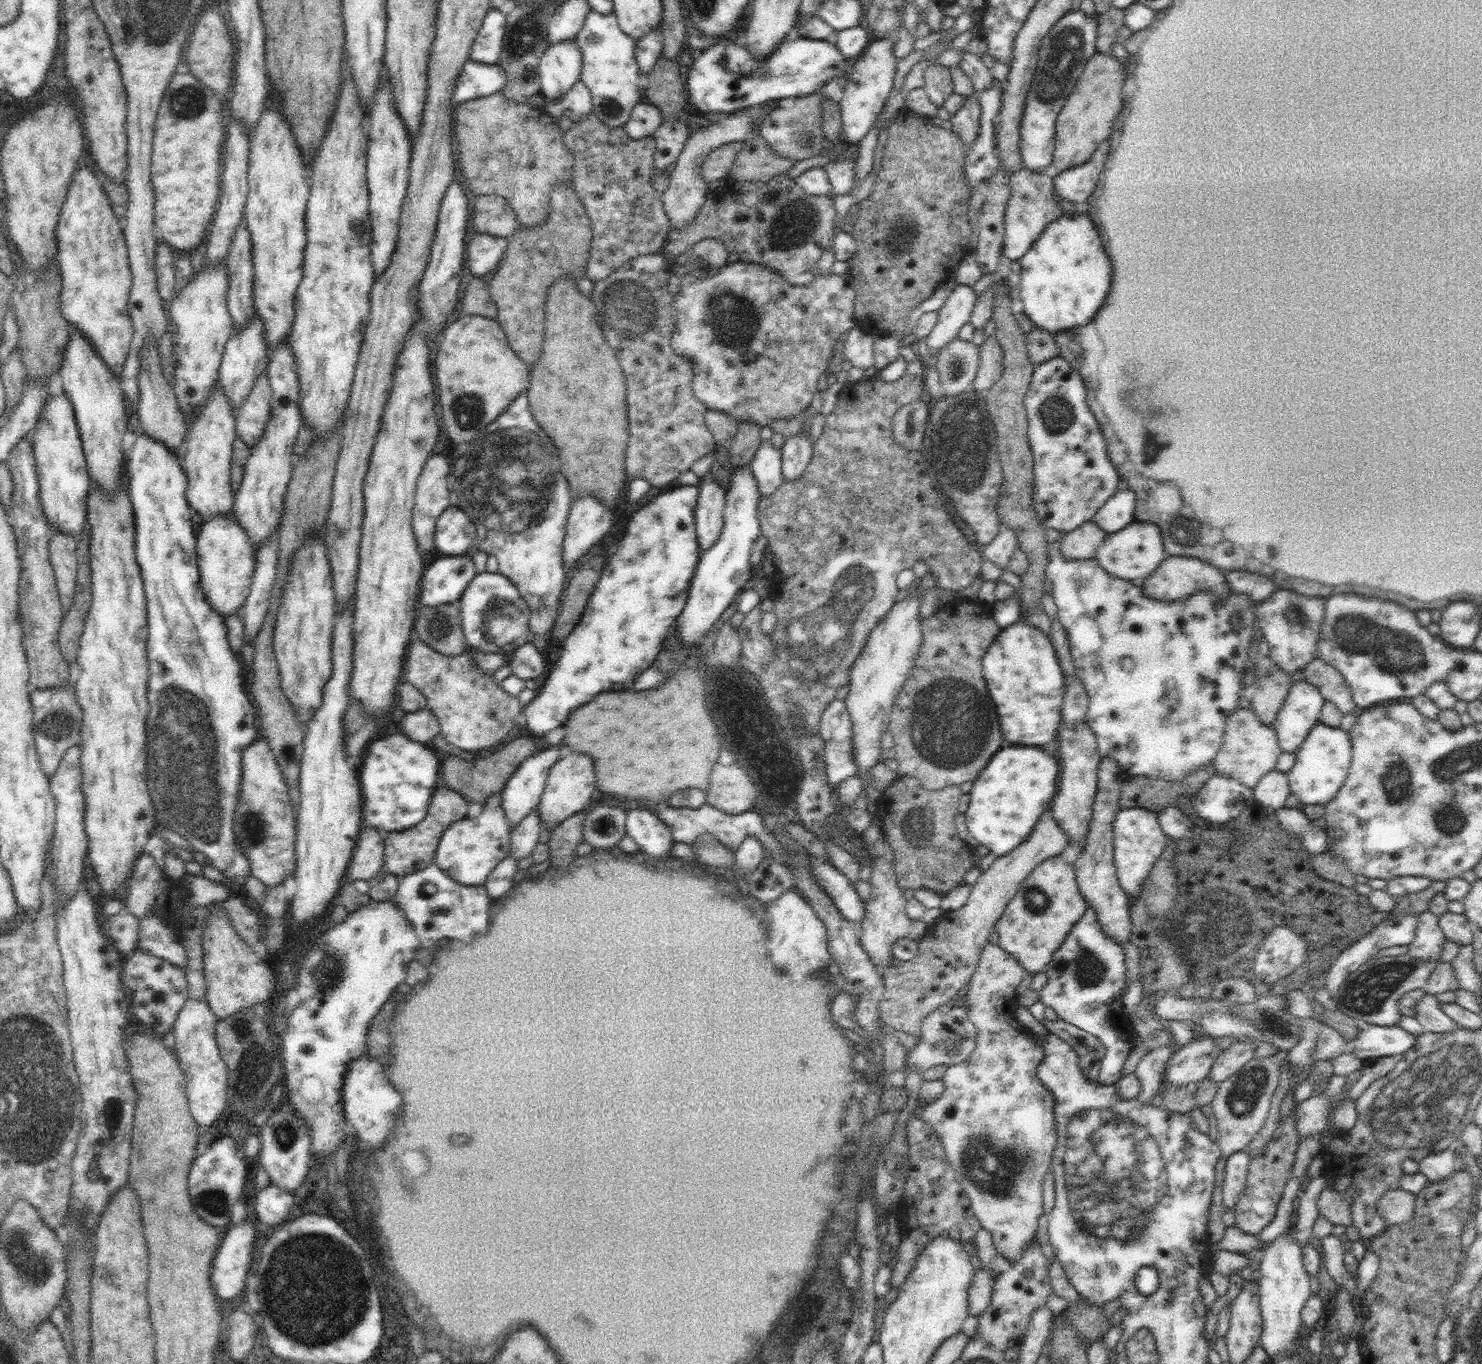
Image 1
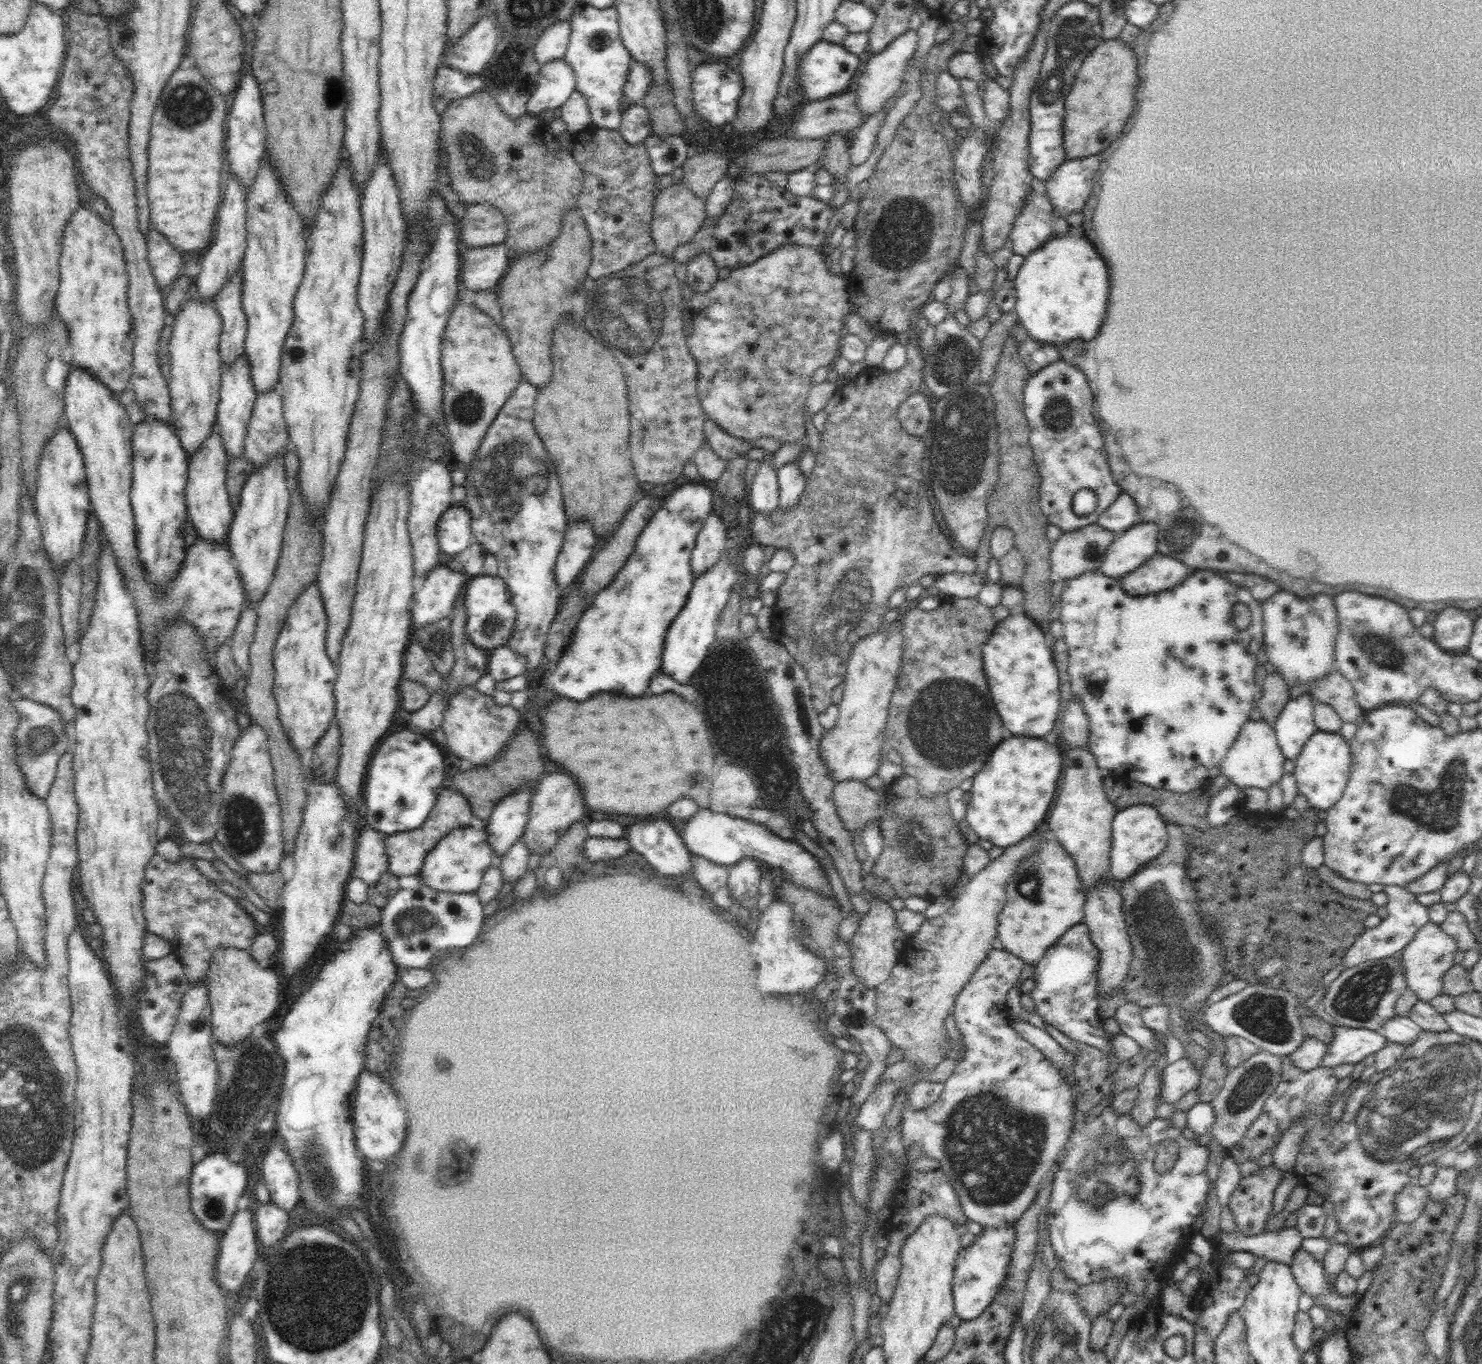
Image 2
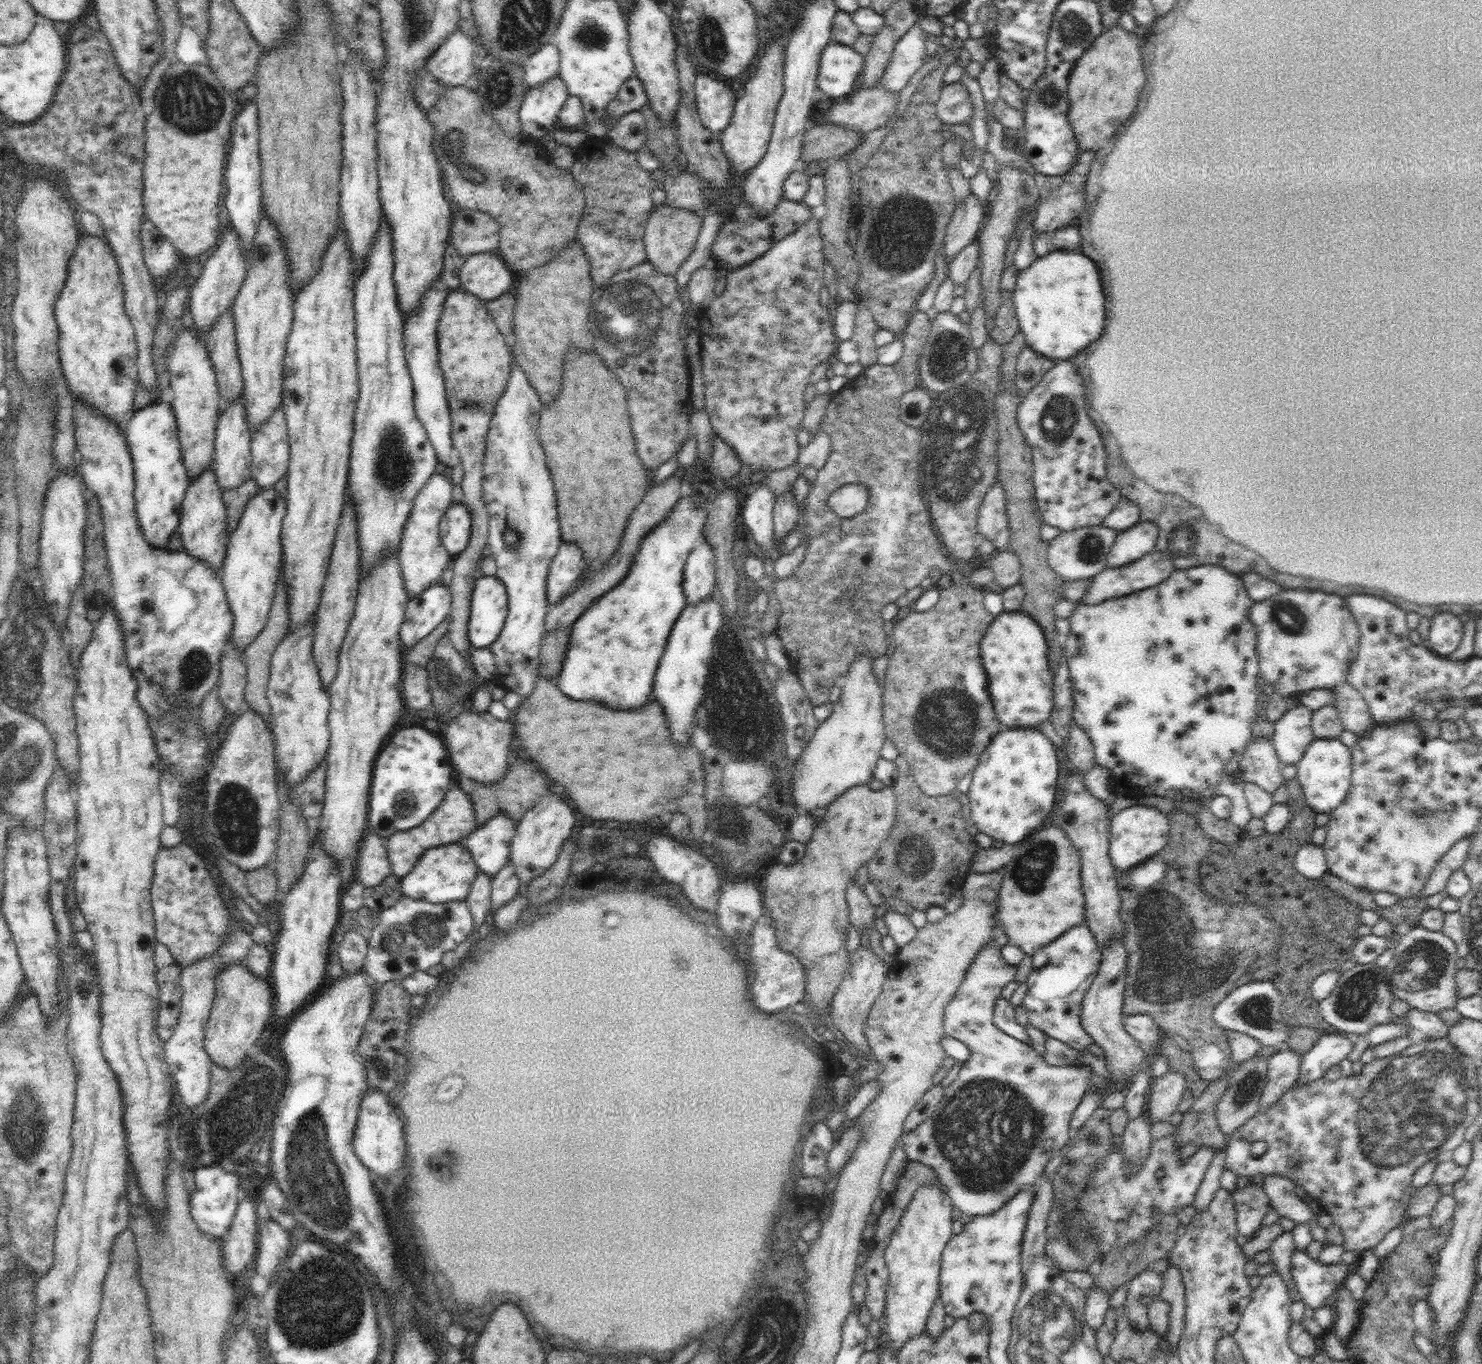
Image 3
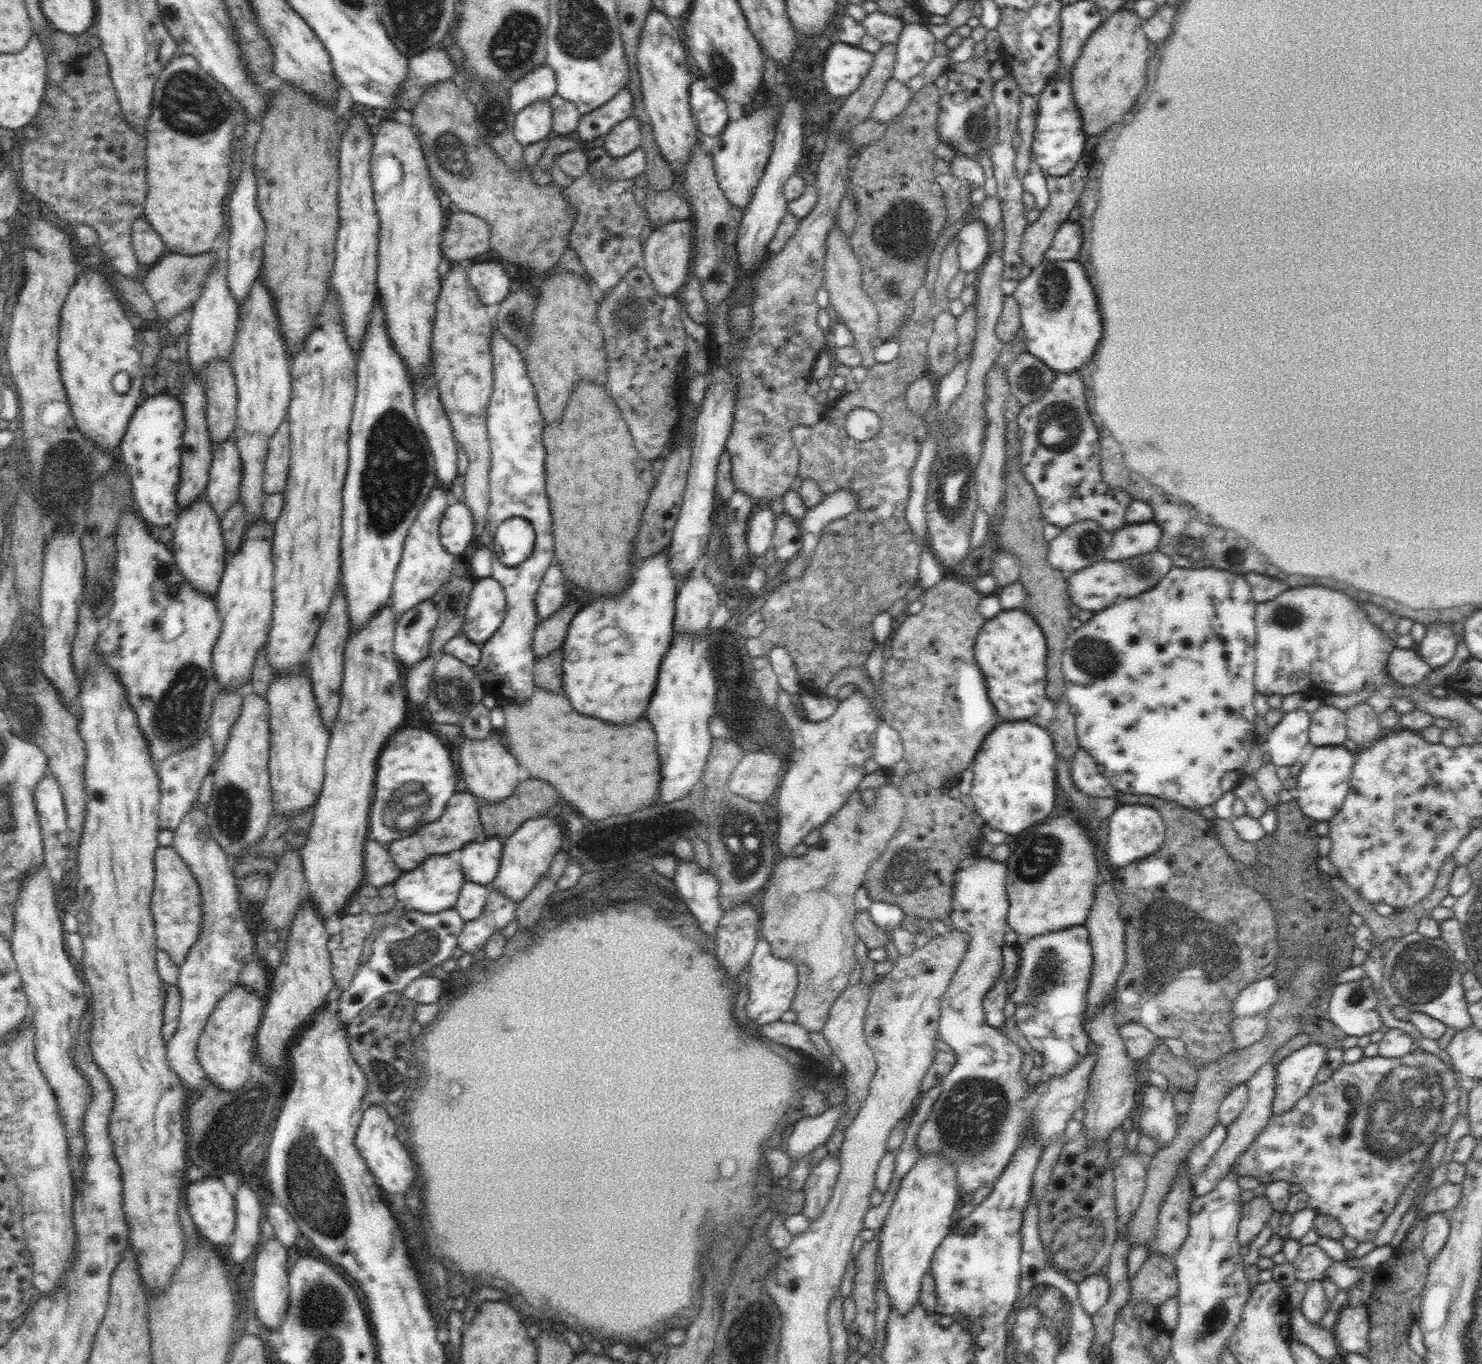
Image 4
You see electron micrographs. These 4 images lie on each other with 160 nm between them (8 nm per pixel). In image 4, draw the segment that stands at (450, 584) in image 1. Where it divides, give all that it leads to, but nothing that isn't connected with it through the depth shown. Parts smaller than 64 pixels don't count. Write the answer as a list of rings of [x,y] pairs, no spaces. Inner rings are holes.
[[[431,599],[407,610],[396,623],[393,651],[402,668],[422,662],[430,650],[439,610]]]

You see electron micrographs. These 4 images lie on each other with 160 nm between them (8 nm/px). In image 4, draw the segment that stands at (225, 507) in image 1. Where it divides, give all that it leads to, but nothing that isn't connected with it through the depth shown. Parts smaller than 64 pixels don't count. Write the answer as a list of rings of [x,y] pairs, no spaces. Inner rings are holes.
[[[205,495],[199,496],[191,506],[180,509],[173,525],[174,538],[171,551],[181,575],[196,590],[208,597],[217,595],[226,566],[226,549],[221,531],[221,519],[216,516]]]

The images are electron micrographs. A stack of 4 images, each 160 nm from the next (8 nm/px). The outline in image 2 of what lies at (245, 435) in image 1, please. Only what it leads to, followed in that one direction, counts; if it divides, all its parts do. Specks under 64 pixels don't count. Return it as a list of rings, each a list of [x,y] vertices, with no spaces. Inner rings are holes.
[[[275,390],[268,391],[268,393],[258,393],[245,438],[244,457],[248,458],[255,465],[255,468],[261,468],[261,466],[266,466],[268,461],[274,457],[285,455],[289,443],[289,434],[282,412],[281,395]]]

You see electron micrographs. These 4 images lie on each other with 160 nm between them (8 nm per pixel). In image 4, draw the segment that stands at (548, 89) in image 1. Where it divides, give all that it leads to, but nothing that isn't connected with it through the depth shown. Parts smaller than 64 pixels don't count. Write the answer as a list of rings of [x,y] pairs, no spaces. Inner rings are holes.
[[[537,100],[524,106],[513,122],[515,139],[523,147],[544,140],[552,130],[552,109],[549,100]]]

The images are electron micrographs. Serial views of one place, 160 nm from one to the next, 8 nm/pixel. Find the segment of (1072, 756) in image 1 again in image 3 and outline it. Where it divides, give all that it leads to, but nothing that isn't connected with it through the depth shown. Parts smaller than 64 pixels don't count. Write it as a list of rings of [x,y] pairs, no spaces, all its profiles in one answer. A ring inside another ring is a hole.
[[[1076,772],[1068,778],[1068,787],[1059,808],[1051,813],[1049,824],[1064,830],[1070,842],[1080,854],[1080,878],[1085,896],[1085,920],[1098,947],[1110,945],[1114,939],[1125,937],[1126,928],[1120,918],[1121,896],[1117,885],[1119,871],[1112,865],[1109,845],[1112,818],[1108,817],[1111,806],[1094,798],[1082,781],[1086,772]]]

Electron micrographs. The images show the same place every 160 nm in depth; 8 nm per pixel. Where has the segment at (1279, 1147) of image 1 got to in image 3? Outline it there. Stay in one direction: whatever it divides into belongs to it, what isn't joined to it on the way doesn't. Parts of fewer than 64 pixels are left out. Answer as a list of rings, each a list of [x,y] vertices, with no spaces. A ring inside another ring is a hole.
[[[1252,1182],[1242,1189],[1235,1188],[1232,1194],[1237,1212],[1237,1232],[1250,1237],[1262,1227],[1262,1218],[1271,1207],[1270,1199],[1263,1185]]]

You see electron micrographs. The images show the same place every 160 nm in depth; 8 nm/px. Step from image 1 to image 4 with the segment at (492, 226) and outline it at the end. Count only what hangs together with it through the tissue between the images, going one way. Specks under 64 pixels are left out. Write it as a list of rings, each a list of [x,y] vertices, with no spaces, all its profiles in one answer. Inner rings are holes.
[[[459,210],[445,222],[441,253],[449,262],[466,262],[489,250],[490,239],[490,227],[484,219]]]

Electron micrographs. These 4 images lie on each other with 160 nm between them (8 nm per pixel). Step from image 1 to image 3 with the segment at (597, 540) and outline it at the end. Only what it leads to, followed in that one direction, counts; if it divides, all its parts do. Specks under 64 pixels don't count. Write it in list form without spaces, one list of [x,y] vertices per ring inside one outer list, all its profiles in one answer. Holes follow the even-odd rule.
[[[564,540],[552,559],[547,574],[545,585],[549,604],[556,604],[567,596],[570,586],[587,570],[582,562],[582,550],[576,544]]]

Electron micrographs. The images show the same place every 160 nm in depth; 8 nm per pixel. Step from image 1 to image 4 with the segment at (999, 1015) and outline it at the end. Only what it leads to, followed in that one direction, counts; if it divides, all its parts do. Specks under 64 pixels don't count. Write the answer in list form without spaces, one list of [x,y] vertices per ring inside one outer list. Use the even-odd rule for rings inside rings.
[[[977,854],[964,858],[955,876],[953,897],[951,900],[952,926],[958,931],[968,933],[970,942],[964,958],[952,975],[946,992],[942,995],[939,1016],[939,1034],[948,1046],[953,1048],[956,1064],[939,1084],[940,1095],[931,1107],[930,1114],[918,1133],[916,1144],[920,1155],[928,1153],[943,1154],[957,1166],[957,1183],[966,1194],[972,1194],[984,1184],[992,1186],[1000,1178],[1012,1155],[1021,1143],[1021,1136],[1032,1131],[1037,1136],[1041,1151],[1057,1136],[1064,1134],[1072,1115],[1083,1106],[1089,1091],[1092,1075],[1098,1055],[1096,1051],[1088,1053],[1074,1068],[1064,1076],[1054,1076],[1039,1082],[1034,1089],[1028,1089],[1028,1082],[1021,1074],[1024,1061],[1023,1050],[1012,1042],[1000,1030],[987,1023],[983,998],[994,986],[996,978],[1003,968],[1002,948],[1004,937],[1011,931],[1007,924],[1009,898],[1006,890],[1007,864],[983,858]]]

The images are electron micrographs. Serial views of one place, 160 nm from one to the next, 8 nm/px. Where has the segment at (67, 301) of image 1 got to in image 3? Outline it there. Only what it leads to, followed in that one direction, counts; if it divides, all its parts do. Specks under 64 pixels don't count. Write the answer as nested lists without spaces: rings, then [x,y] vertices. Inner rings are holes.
[[[81,233],[74,256],[69,260],[68,276],[54,308],[59,329],[59,359],[63,376],[75,398],[93,410],[120,424],[124,414],[132,410],[135,394],[139,393],[136,334],[124,309],[124,291],[120,271],[105,238]]]

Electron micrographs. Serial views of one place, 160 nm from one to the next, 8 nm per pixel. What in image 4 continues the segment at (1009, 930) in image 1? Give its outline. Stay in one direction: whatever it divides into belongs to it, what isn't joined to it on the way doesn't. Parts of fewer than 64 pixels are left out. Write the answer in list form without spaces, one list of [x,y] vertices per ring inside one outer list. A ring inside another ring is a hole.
[[[1068,815],[1048,818],[1027,831],[1011,852],[1007,861],[1006,890],[1009,898],[1007,924],[1016,932],[1020,941],[1032,940],[1034,936],[1066,930],[1076,925],[1084,925],[1095,901],[1095,888],[1101,876],[1098,860],[1094,854],[1094,844],[1086,834],[1086,825],[1078,816]]]

